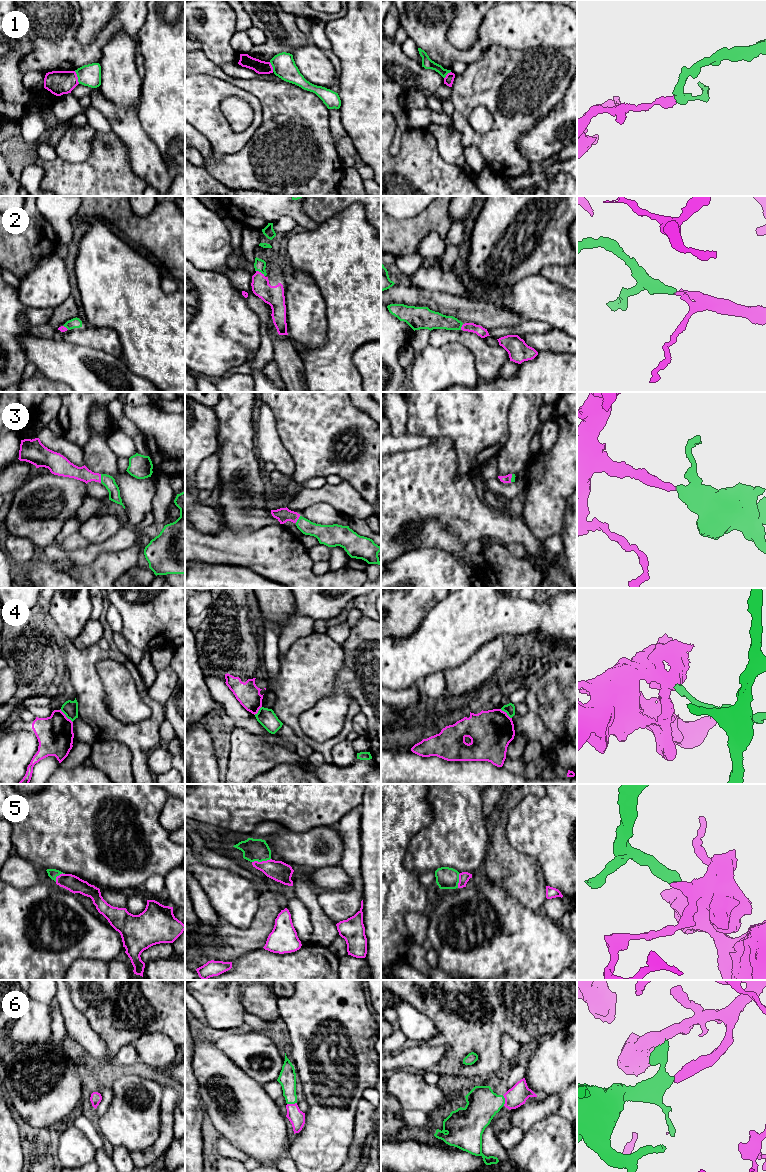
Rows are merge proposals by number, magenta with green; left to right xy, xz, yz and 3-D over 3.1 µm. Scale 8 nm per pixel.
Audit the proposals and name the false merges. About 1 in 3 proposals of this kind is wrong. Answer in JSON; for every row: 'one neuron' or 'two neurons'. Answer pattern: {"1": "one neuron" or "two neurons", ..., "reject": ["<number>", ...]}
{"1": "two neurons", "2": "one neuron", "3": "one neuron", "4": "two neurons", "5": "one neuron", "6": "one neuron", "reject": ["1", "4"]}

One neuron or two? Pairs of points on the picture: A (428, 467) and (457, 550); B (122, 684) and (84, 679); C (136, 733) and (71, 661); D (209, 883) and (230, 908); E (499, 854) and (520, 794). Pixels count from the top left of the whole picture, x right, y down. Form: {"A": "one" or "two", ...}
{"A": "one", "B": "two", "C": "one", "D": "one", "E": "one"}

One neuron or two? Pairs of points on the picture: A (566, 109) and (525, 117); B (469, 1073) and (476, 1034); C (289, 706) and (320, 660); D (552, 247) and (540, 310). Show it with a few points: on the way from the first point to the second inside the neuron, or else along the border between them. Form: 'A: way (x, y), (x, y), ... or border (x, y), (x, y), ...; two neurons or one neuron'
A: border (563, 96), (530, 129); two neurons
B: way (479, 1064), (482, 1061), (482, 1044); one neuron
C: way (294, 695), (299, 684), (309, 671); one neuron
D: border (539, 273), (525, 276), (517, 282); two neurons

